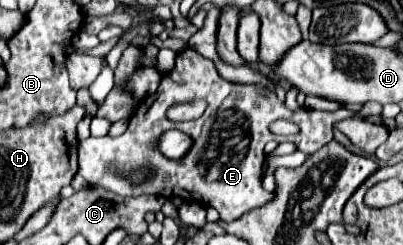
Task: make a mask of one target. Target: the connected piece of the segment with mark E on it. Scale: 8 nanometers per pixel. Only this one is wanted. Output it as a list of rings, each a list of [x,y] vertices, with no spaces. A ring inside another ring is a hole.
[[[187,48],[177,54],[175,66],[171,72],[161,72],[159,88],[153,96],[141,100],[129,118],[127,130],[117,136],[103,136],[103,138],[87,138],[79,144],[79,174],[87,178],[89,184],[101,184],[119,196],[139,196],[139,194],[157,194],[163,198],[177,196],[185,202],[195,200],[203,202],[205,206],[213,206],[221,222],[233,222],[243,214],[251,212],[253,208],[265,206],[273,194],[265,192],[261,186],[263,176],[263,148],[269,140],[277,142],[289,141],[297,144],[297,150],[313,154],[323,148],[327,142],[333,140],[333,126],[341,120],[355,116],[353,110],[341,108],[337,112],[321,112],[309,108],[289,110],[273,90],[259,86],[259,84],[235,84],[223,80],[215,68],[215,64]],[[203,98],[209,102],[205,114],[191,122],[171,122],[165,118],[165,112],[173,104],[191,102]],[[277,118],[291,120],[299,126],[299,136],[275,136],[269,132],[269,124]],[[171,128],[183,130],[191,140],[193,146],[189,152],[179,158],[171,160],[165,158],[159,148],[155,146],[159,136]],[[115,162],[117,168],[141,168],[153,166],[155,176],[139,186],[133,186],[133,194],[125,194],[125,182],[115,178],[117,174],[107,174],[107,164]]]

